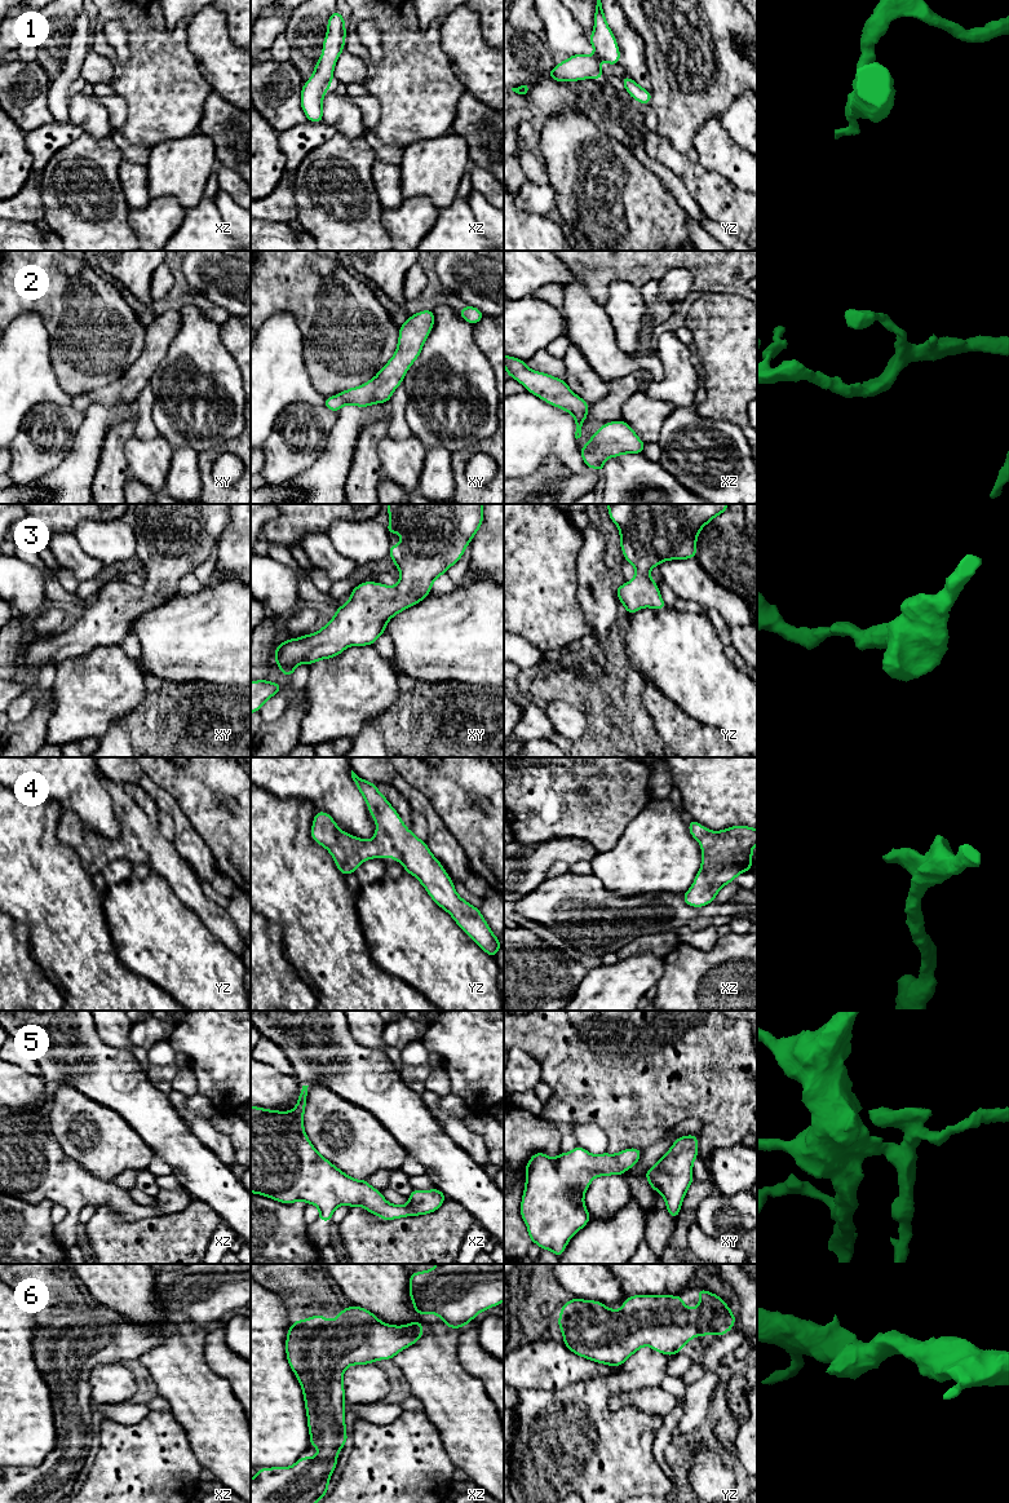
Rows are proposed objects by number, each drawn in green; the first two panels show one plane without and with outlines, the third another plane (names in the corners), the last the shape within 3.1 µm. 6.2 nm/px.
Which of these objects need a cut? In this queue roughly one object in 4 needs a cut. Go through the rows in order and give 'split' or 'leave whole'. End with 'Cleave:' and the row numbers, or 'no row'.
1: leave whole
2: leave whole
3: leave whole
4: leave whole
5: leave whole
6: leave whole
Cleave: no row

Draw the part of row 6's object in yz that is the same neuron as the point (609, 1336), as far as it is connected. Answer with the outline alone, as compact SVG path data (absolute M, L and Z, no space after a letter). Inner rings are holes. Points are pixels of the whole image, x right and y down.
M703 1288L698 1298L702 1303L691 1309L680 1295L634 1295L620 1310L574 1298L561 1307L558 1326L563 1344L575 1354L621 1366L643 1345L672 1356L696 1335L720 1336L733 1329L735 1314L722 1298Z

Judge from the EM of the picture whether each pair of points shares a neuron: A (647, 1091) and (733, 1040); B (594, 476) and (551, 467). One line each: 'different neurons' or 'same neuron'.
A: same neuron
B: same neuron

